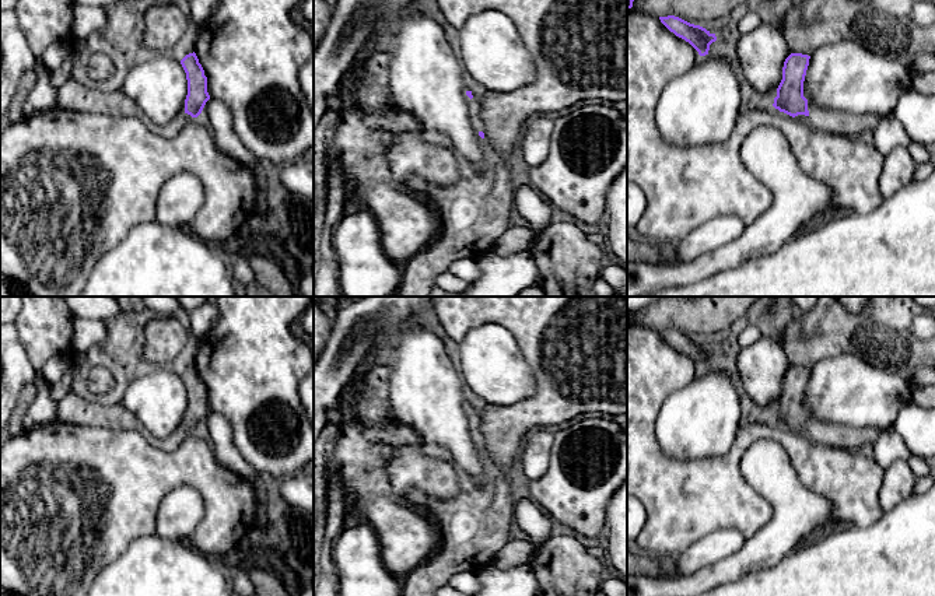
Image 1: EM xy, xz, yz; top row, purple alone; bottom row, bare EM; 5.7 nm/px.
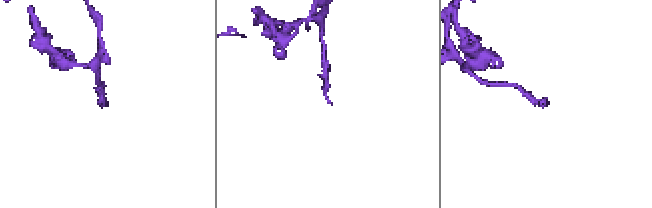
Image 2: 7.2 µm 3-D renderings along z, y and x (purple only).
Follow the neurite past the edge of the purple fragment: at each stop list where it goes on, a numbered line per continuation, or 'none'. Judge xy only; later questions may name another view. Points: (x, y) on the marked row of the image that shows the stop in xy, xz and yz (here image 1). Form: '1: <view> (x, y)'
1: xy (171, 129)

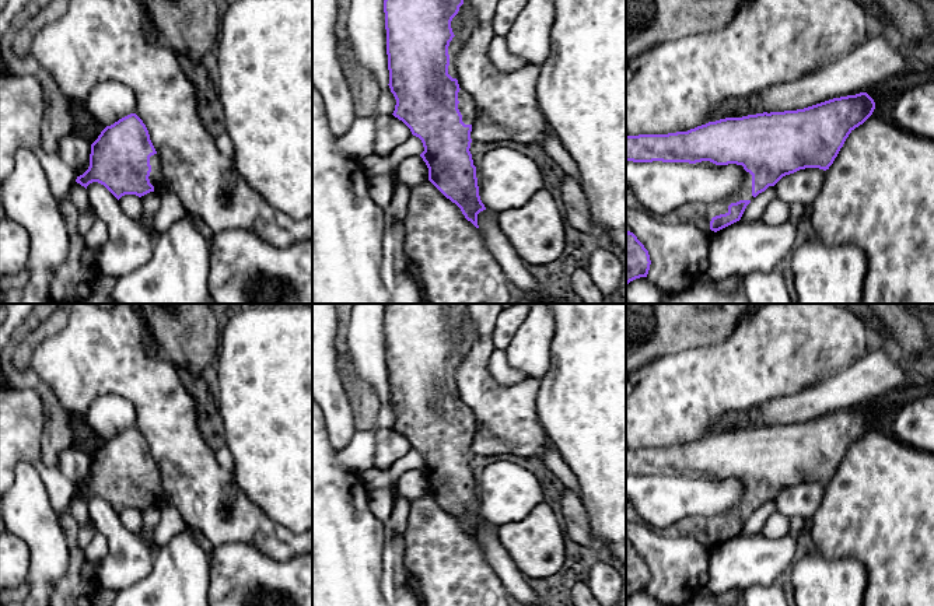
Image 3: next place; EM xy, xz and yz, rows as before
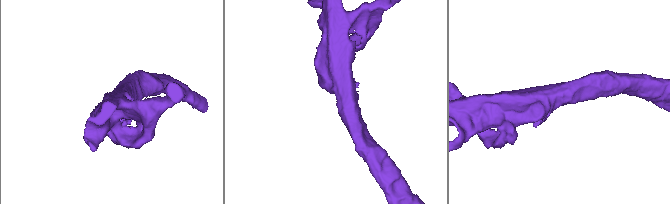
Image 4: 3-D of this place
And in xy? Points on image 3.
1: xy (156, 177)

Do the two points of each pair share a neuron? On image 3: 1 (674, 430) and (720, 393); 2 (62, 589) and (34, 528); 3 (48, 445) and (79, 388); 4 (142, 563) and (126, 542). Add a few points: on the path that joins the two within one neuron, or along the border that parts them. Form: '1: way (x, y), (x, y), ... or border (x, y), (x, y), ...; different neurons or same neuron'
1: way (685, 419), (709, 395); same neuron
2: border (69, 550), (69, 567), (51, 591); different neurons
3: border (46, 382), (58, 400), (72, 414); different neurons
4: way (136, 557), (126, 547); same neuron

